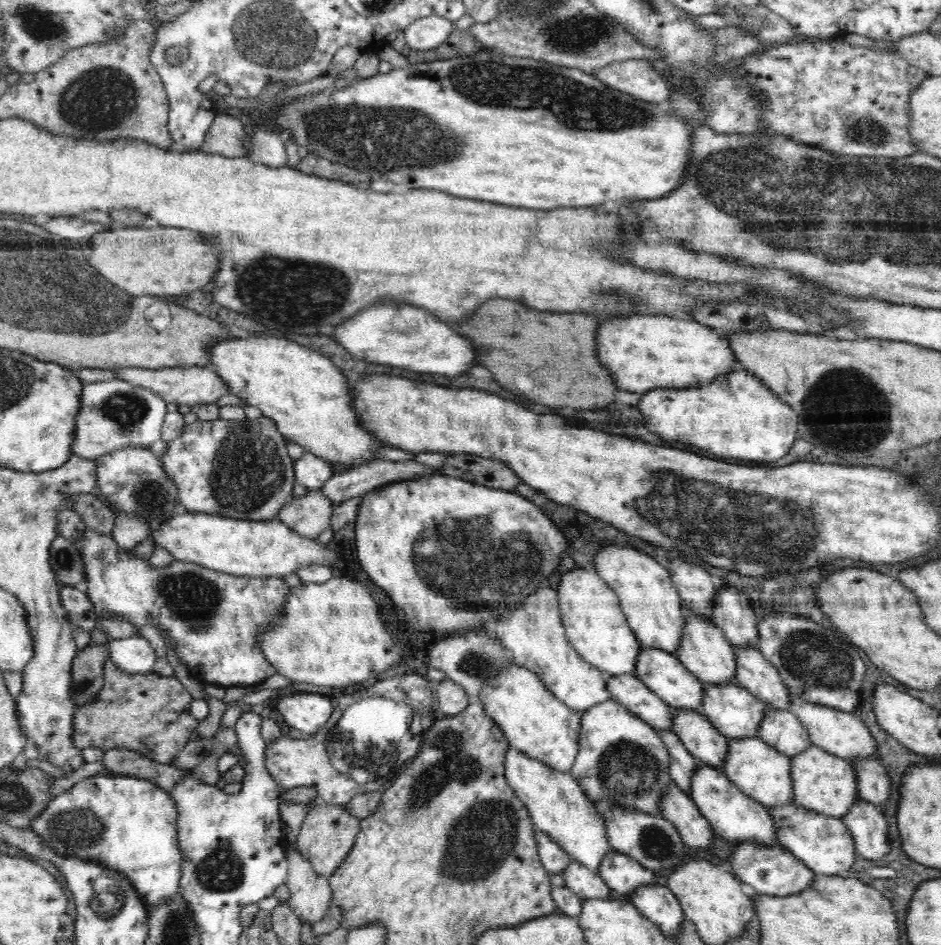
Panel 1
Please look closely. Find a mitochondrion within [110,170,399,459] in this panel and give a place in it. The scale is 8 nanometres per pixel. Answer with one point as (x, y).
(281, 293)

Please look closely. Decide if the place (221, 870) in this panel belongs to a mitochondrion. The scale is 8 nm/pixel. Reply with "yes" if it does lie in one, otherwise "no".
yes

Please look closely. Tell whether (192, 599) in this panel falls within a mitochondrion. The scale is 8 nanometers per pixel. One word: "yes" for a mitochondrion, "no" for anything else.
yes

